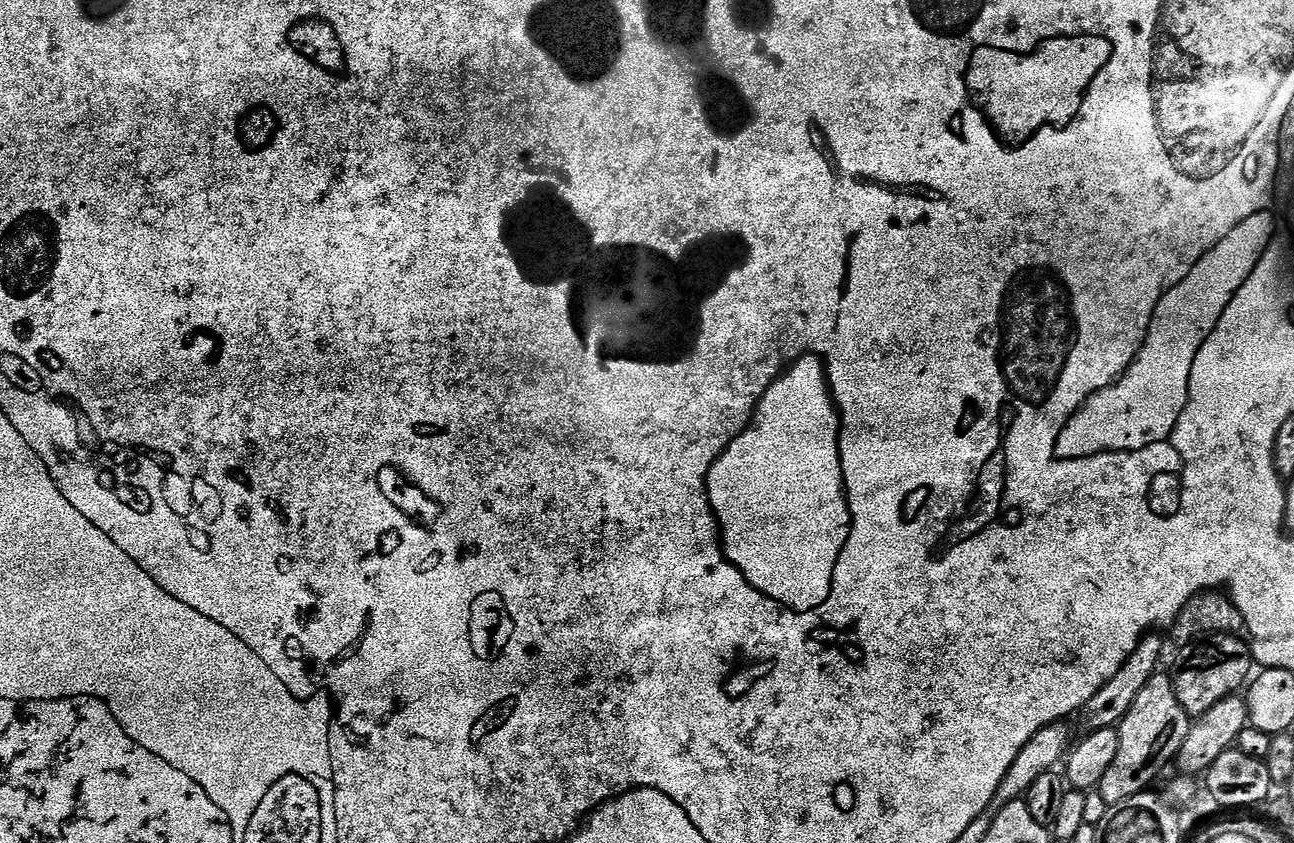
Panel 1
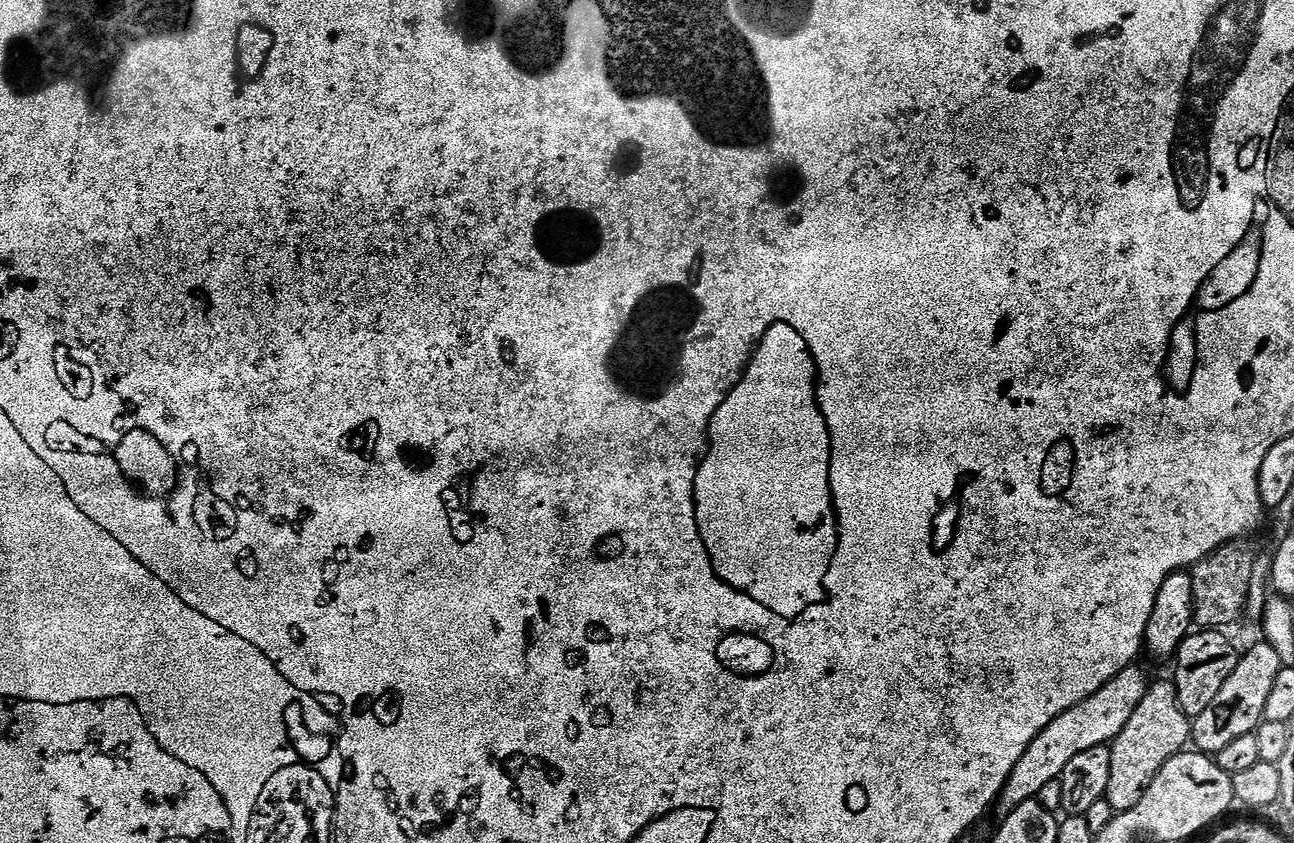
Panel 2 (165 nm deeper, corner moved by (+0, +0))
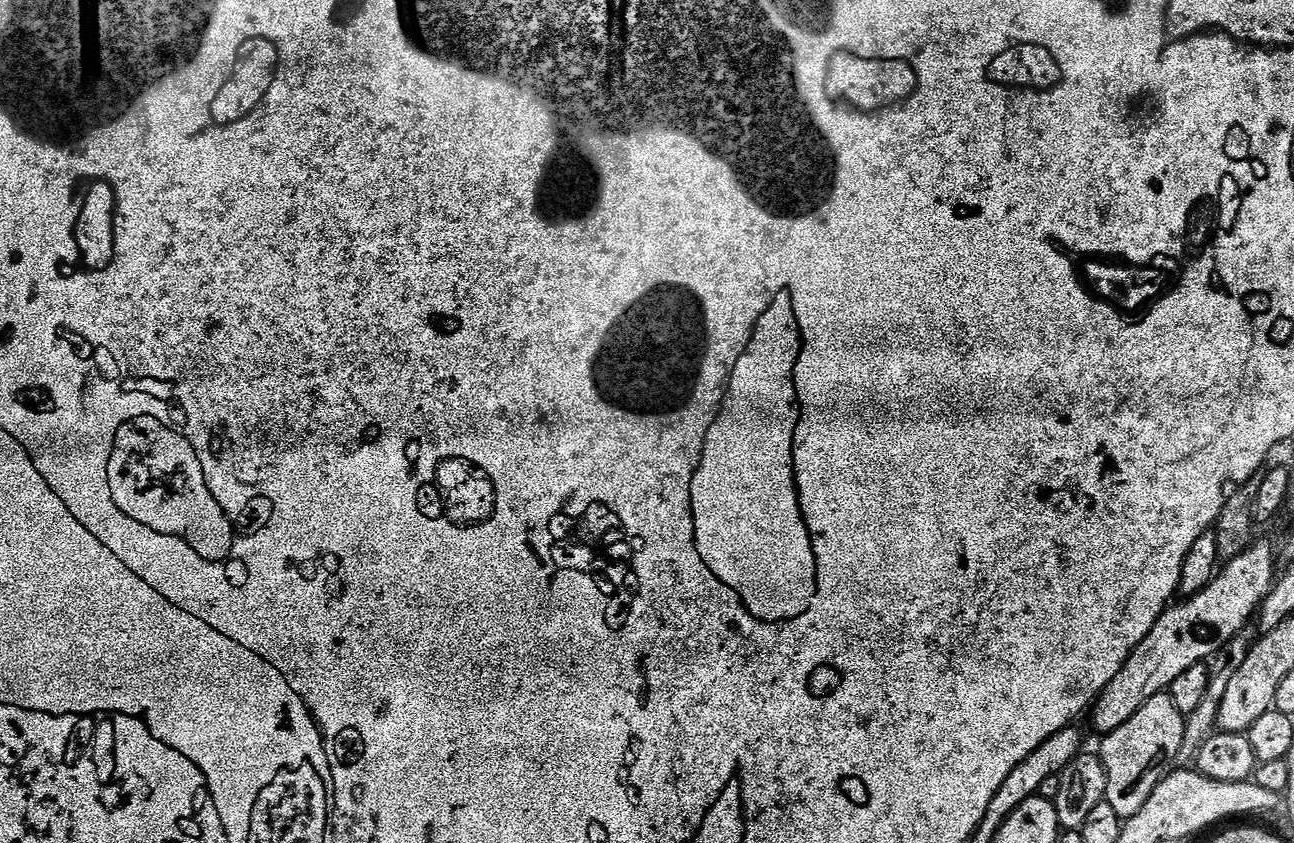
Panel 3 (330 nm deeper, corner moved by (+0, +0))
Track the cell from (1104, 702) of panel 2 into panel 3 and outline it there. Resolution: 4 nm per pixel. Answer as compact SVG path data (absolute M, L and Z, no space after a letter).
M1256 542L1225 564L1228 565L1225 568L1223 565L1200 592L1181 599L1181 604L1173 603L1165 608L1150 634L1138 642L1118 674L1110 678L1090 710L1092 724L1099 735L1108 735L1128 722L1150 698L1159 692L1168 692L1174 678L1190 670L1190 666L1208 662L1224 644L1245 631L1244 623L1257 613L1272 589L1276 560L1270 545Z

